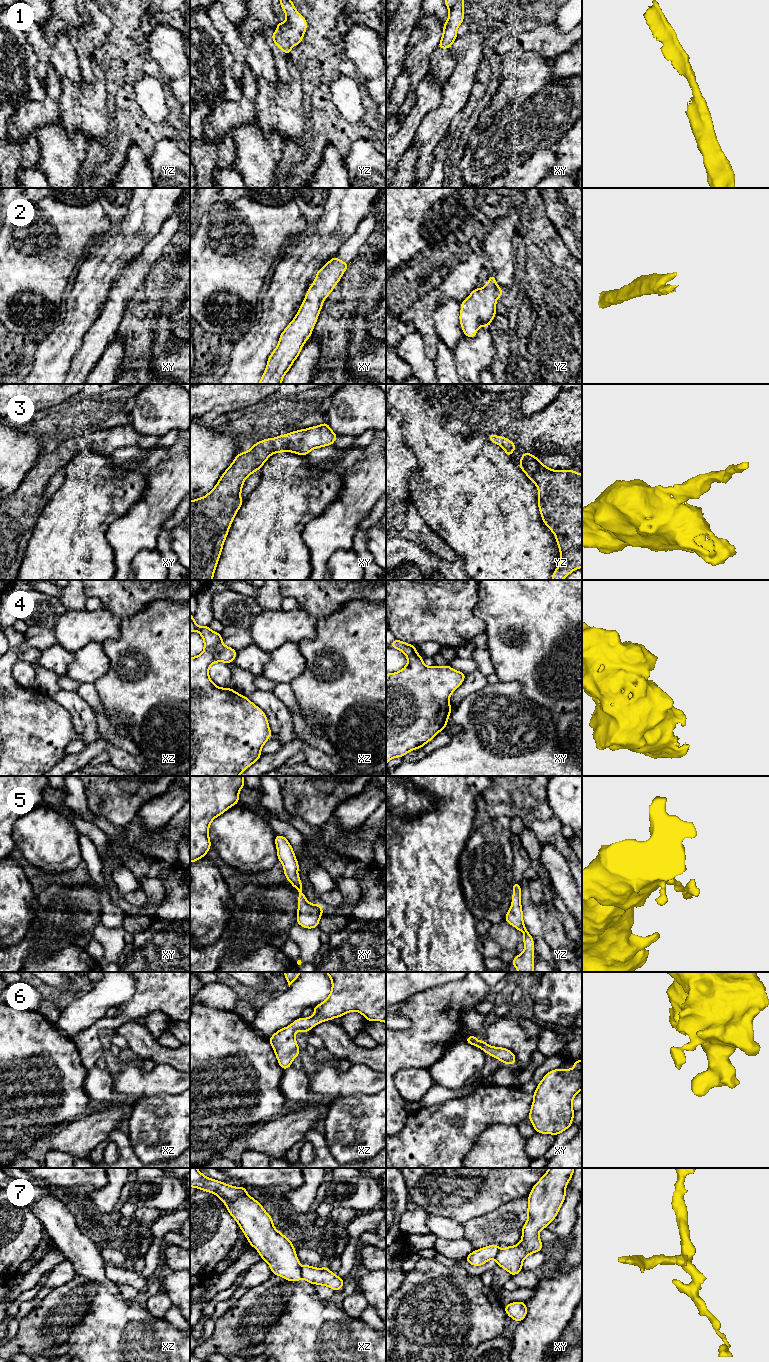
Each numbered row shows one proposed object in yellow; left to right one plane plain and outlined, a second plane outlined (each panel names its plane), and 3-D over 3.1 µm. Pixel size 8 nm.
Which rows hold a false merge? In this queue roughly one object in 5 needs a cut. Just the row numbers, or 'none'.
7

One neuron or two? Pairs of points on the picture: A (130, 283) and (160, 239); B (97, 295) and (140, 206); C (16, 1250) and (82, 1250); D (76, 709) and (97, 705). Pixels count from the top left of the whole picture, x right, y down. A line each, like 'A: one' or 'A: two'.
A: one
B: one
C: two
D: two

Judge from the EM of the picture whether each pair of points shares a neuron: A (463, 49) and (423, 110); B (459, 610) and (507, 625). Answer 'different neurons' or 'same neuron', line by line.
A: different neurons
B: different neurons

